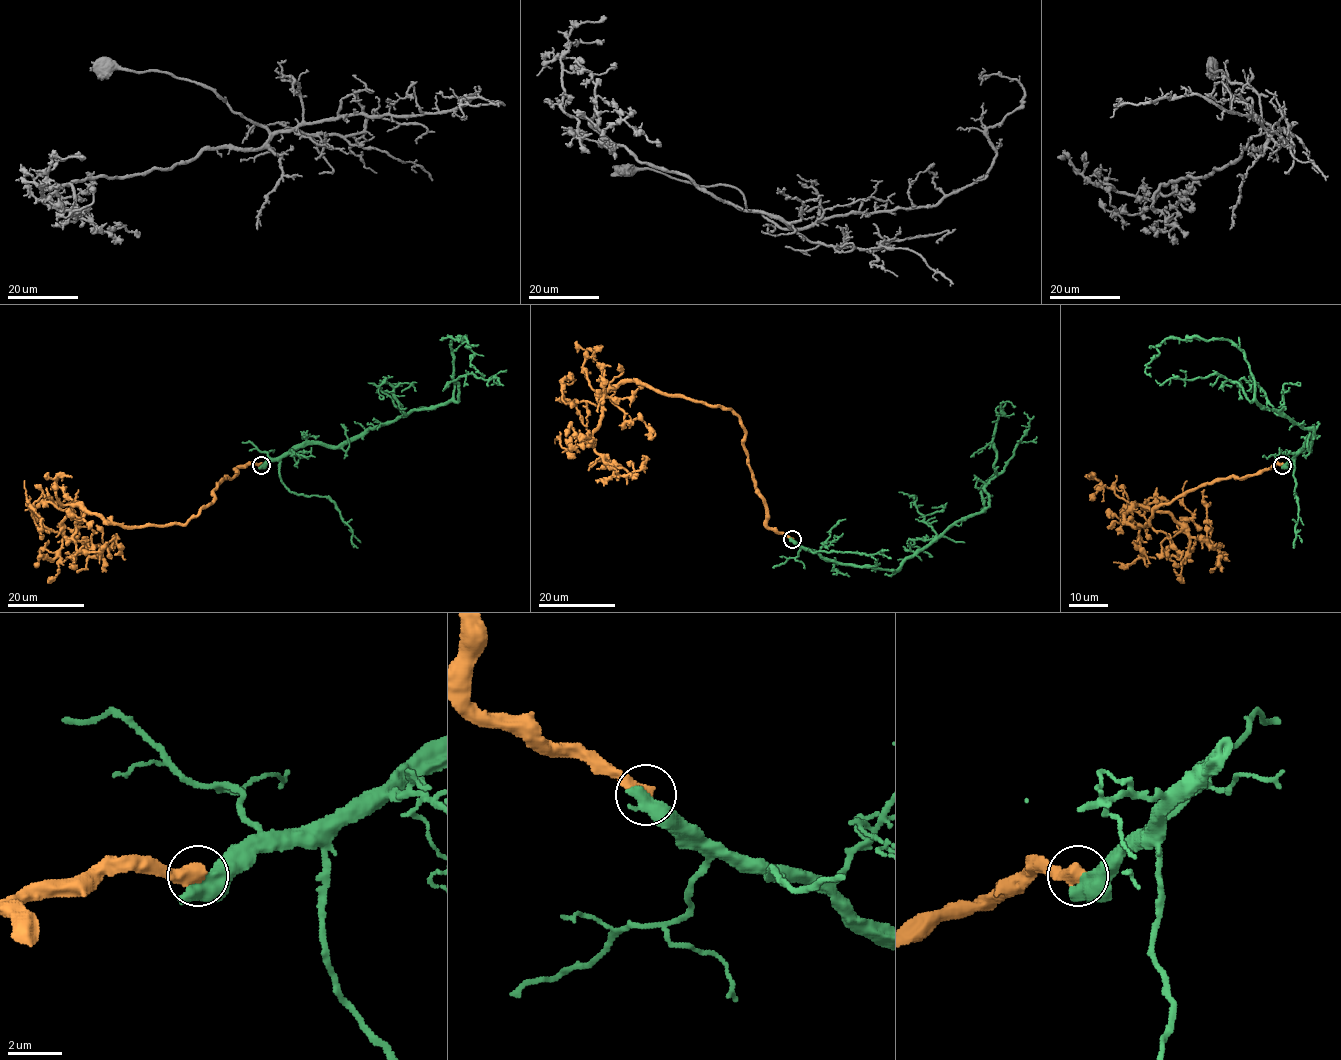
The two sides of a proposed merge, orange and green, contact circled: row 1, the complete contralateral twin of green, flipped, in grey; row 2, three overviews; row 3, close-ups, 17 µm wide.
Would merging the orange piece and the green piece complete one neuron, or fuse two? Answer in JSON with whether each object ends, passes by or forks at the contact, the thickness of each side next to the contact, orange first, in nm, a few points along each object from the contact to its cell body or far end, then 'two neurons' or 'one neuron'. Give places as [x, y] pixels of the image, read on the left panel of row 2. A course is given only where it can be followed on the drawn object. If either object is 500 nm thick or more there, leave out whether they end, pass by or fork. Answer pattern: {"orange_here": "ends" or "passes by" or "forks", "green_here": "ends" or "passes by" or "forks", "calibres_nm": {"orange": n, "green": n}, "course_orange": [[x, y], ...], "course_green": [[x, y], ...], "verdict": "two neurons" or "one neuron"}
{"calibres_nm": {"orange": 550, "green": 480}, "course_orange": [[261, 465], [240, 465], [183, 524], [122, 526], [72, 505], [62, 522], [71, 540], [81, 510], [59, 502]], "course_green": [[261, 465], [309, 444], [343, 445], [441, 405], [453, 396], [453, 340], [466, 337], [485, 375]], "verdict": "two neurons"}

